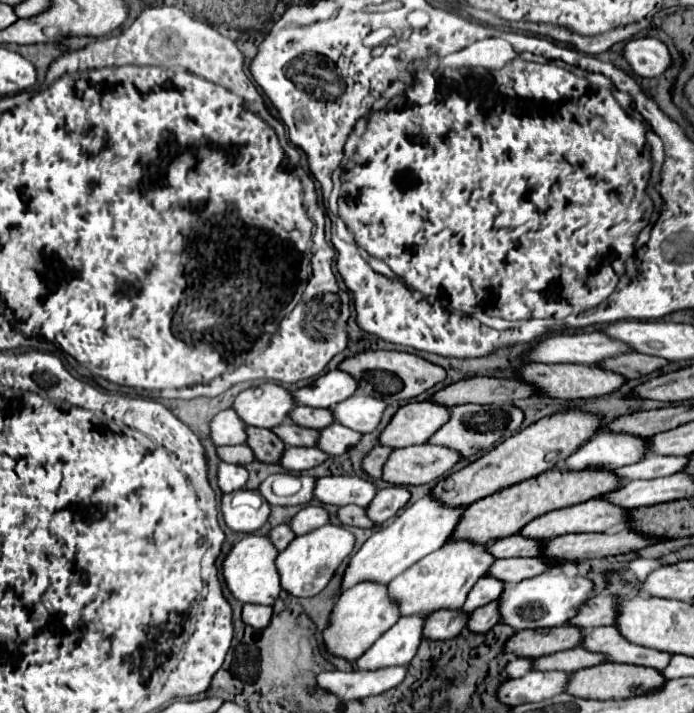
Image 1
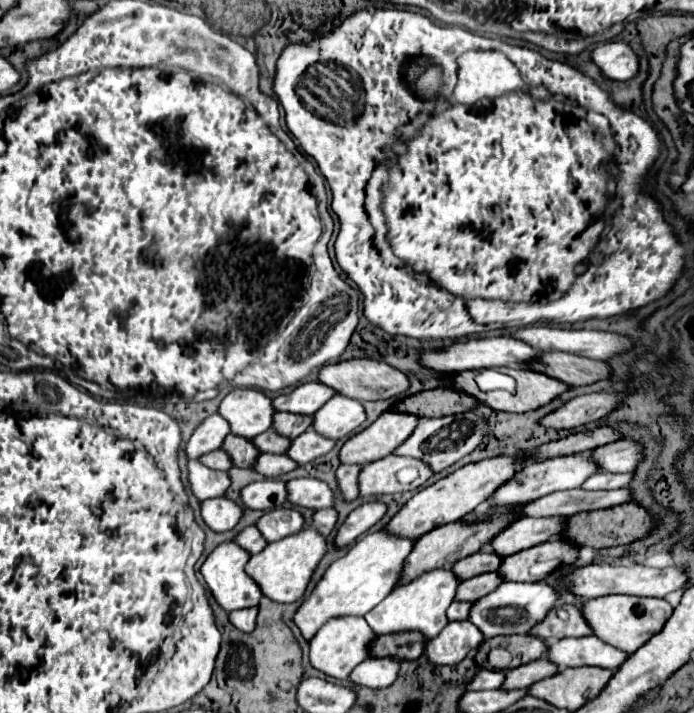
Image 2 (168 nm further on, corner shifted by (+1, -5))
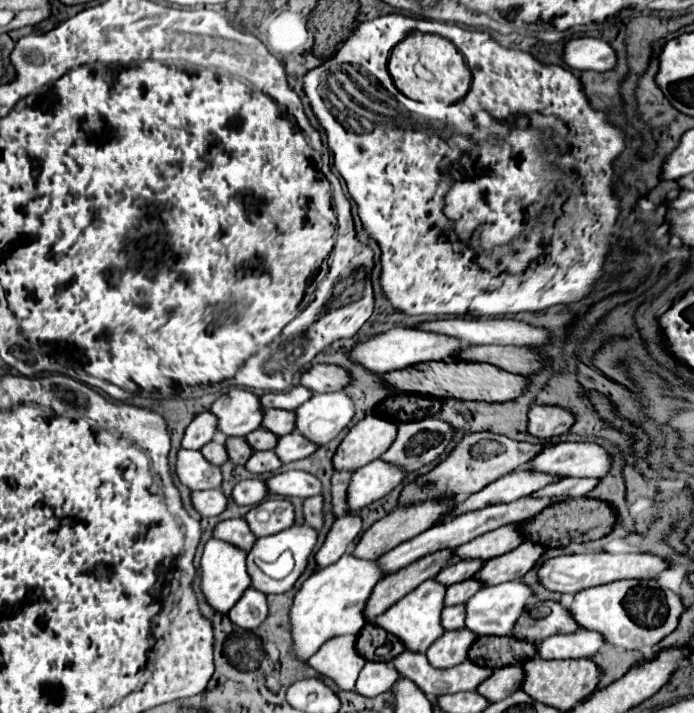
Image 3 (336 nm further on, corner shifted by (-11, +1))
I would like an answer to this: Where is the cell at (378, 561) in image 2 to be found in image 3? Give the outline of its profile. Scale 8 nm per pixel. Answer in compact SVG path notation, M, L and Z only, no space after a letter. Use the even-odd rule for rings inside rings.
M352 546L336 564L320 568L316 574L312 574L298 590L290 610L296 656L300 660L308 660L326 640L340 634L358 634L360 628L364 628L368 622L364 616L368 596L372 594L376 582L380 582L384 576L386 574L378 560L356 558L352 554Z

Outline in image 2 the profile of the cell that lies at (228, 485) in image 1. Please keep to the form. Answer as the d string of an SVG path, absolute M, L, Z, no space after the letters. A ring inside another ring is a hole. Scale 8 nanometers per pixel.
M188 460L188 482L190 482L192 494L198 500L224 496L230 486L230 478L226 472L210 470L202 466L198 460Z

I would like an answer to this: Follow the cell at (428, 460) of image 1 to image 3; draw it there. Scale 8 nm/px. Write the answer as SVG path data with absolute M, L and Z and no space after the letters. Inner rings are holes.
M374 460L352 474L348 488L350 510L360 510L370 502L376 502L390 494L406 478L406 470L396 468L396 464L384 464L384 460Z

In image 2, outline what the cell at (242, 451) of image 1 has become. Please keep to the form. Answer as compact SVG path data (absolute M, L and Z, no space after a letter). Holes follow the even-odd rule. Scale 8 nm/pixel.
M216 450L216 452L208 452L204 456L198 458L204 466L212 468L212 470L230 470L232 462L228 462L228 456L224 454L224 450ZM218 464L230 464L230 466L218 466Z

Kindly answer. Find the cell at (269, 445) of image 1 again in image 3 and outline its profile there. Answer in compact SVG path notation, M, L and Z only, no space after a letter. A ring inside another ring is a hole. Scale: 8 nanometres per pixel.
M238 436L226 438L226 450L228 450L230 462L234 462L234 464L246 464L254 452L252 448L248 448L246 438L238 438Z

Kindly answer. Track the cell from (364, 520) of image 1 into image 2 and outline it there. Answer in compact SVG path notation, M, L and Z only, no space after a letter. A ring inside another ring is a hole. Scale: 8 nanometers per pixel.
M320 508L312 516L312 528L318 530L322 536L328 536L336 524L336 510L334 508Z

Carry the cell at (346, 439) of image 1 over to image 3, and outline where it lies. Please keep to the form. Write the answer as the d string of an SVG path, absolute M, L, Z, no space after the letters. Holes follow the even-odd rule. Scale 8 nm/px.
M290 432L278 440L276 454L280 456L282 462L296 462L296 460L312 456L318 448L320 448L318 444L304 440L304 436L300 436L300 432Z

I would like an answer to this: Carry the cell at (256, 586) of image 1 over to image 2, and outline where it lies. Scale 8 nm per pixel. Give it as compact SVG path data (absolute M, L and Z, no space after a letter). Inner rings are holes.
M222 542L208 554L208 558L200 566L200 574L204 576L208 590L212 592L212 596L220 604L220 608L224 608L226 612L248 608L248 606L258 606L258 602L262 598L262 592L256 586L256 582L252 582L252 578L248 578L248 574L244 572L248 558L250 558L250 554L246 550L240 550L238 546L234 546L234 542Z

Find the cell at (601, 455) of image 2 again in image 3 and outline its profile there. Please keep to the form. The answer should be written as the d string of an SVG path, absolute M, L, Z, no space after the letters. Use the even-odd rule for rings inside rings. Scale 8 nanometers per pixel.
M560 442L540 452L530 468L568 478L602 478L612 468L612 454L596 442Z

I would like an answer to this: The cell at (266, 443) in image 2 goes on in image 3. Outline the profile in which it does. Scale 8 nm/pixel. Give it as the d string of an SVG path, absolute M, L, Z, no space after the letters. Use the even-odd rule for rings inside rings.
M258 428L256 432L250 432L246 436L248 444L254 448L254 450L274 450L276 448L276 440L278 436L274 432L268 432L264 428Z

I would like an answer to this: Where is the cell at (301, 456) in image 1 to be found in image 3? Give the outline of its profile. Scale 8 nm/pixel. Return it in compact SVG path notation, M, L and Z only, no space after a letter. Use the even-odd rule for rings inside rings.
M274 450L254 452L246 464L246 468L254 474L272 474L272 472L280 470L280 466L282 466L282 460L276 456Z

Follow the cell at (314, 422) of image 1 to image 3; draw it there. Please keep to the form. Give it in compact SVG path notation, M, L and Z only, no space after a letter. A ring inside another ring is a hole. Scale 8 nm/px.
M266 410L264 412L264 422L262 422L262 428L274 432L276 436L284 436L284 434L290 434L292 430L296 430L296 414L290 412L290 410Z

